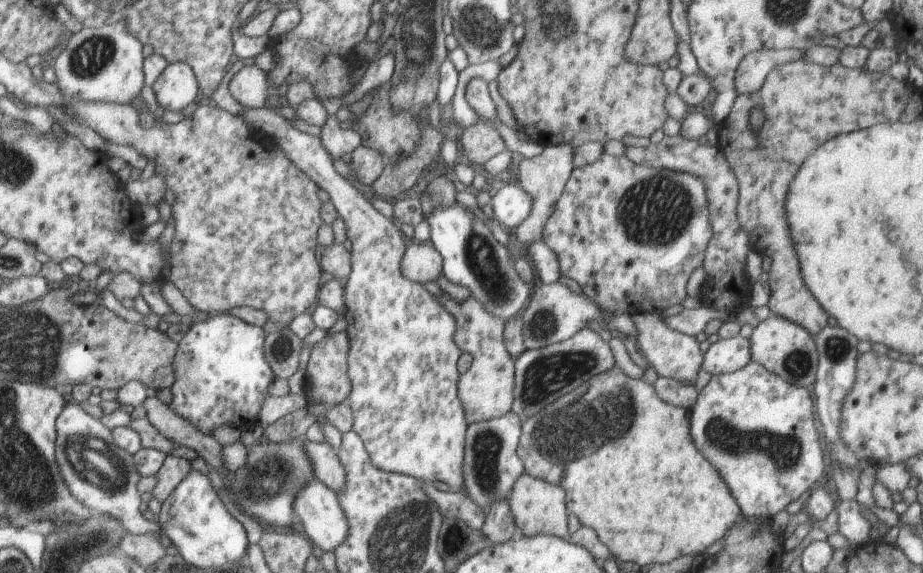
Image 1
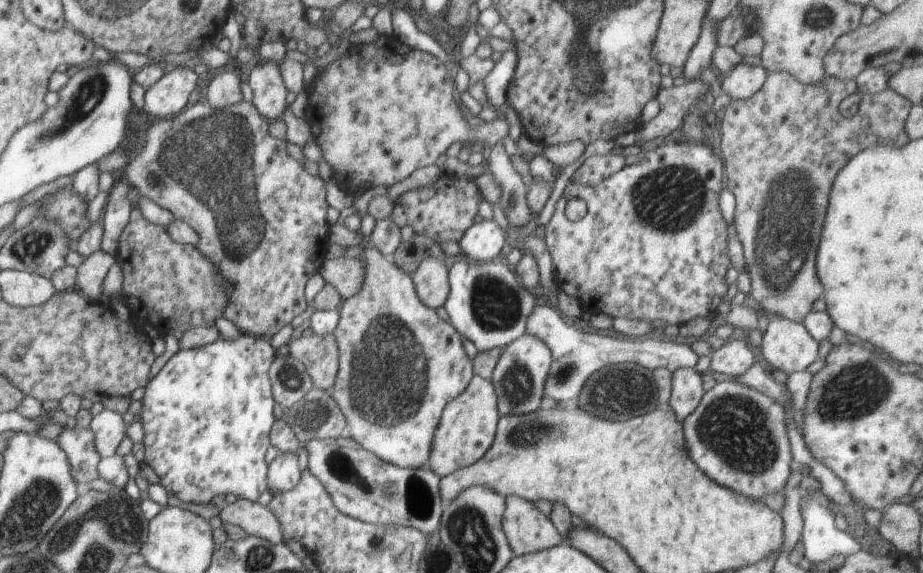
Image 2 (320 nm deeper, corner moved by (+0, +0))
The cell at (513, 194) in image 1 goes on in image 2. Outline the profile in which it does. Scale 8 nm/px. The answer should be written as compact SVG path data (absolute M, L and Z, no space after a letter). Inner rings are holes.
M492 218L472 224L459 243L468 260L491 262L500 259L506 238L504 229Z

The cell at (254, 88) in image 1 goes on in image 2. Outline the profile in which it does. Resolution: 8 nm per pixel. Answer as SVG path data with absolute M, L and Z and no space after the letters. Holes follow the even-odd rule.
M217 70L216 76L206 86L206 102L211 109L225 109L243 101L240 72Z

